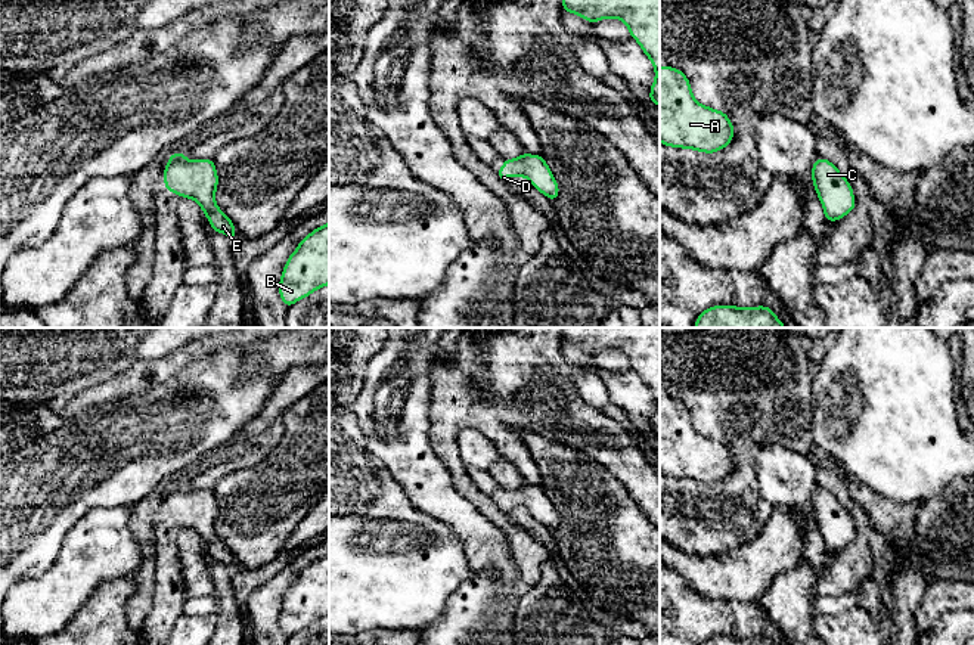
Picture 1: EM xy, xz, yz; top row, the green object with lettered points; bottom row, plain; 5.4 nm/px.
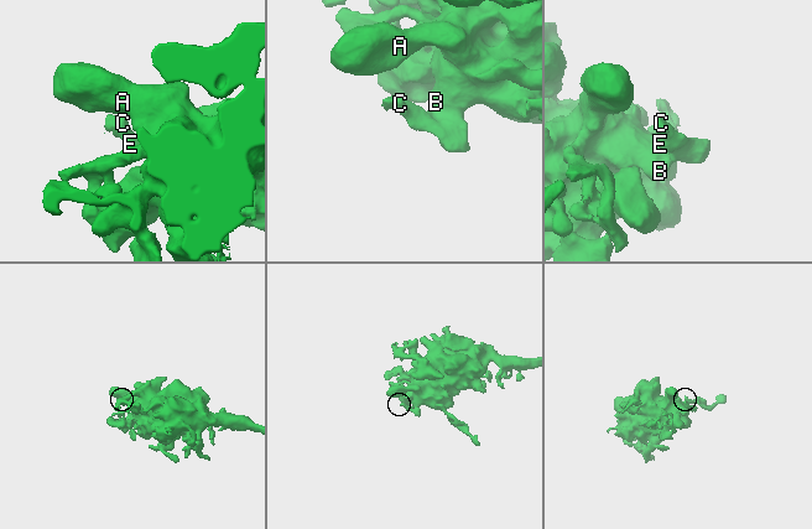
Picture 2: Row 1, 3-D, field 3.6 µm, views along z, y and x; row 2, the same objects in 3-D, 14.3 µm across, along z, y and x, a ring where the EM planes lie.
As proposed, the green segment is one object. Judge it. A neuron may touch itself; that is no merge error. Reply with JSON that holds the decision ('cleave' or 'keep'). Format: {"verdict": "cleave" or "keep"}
{"verdict": "keep"}

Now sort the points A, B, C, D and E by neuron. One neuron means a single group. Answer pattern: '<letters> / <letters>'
A B C D E

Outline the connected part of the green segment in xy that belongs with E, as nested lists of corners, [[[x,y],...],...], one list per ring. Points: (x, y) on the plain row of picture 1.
[[[182,483],[171,484],[164,515],[168,522],[198,533],[214,562],[236,568],[232,551],[215,534],[218,506],[213,490],[190,491]]]

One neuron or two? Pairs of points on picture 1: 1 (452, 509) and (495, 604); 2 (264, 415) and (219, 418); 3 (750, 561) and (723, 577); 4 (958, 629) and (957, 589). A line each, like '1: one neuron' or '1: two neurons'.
1: one neuron
2: two neurons
3: one neuron
4: two neurons

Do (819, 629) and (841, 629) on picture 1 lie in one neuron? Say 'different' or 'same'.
same

